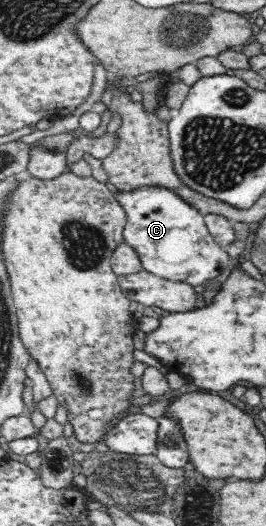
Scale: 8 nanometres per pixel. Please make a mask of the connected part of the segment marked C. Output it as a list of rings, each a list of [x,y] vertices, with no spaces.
[[[139,186],[133,190],[117,190],[113,197],[125,209],[125,226],[123,226],[123,243],[137,253],[143,269],[150,274],[174,282],[187,282],[191,286],[205,284],[229,268],[231,257],[226,248],[219,246],[204,221],[200,210],[185,202],[173,189],[166,186]]]

